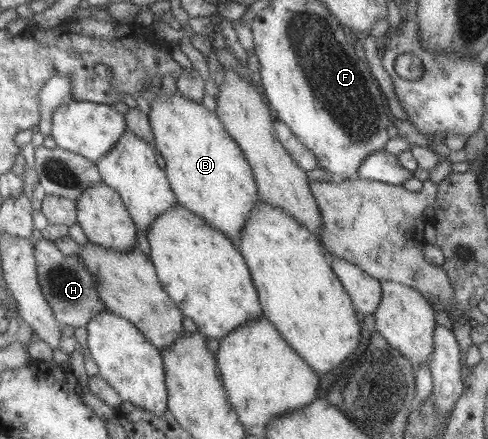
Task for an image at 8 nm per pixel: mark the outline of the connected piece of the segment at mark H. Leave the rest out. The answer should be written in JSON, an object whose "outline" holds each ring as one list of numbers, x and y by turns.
{"outline":[[39,238,33,244,36,272,42,294,52,307,54,318,61,325,71,327,86,327,86,323,97,312,106,309,105,304,99,299,94,286,94,276,86,270,76,253,63,255,53,242]]}

